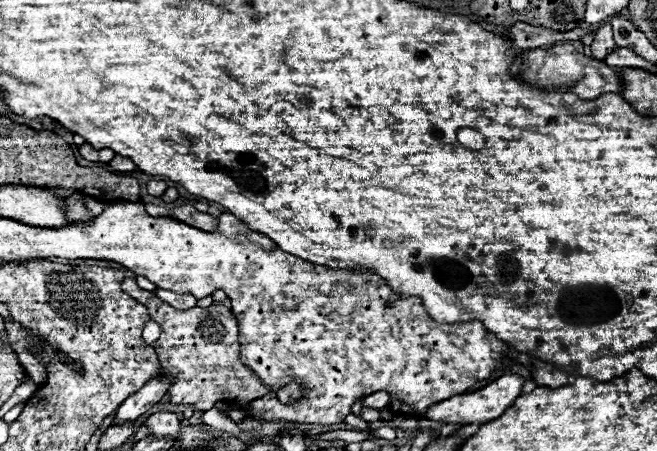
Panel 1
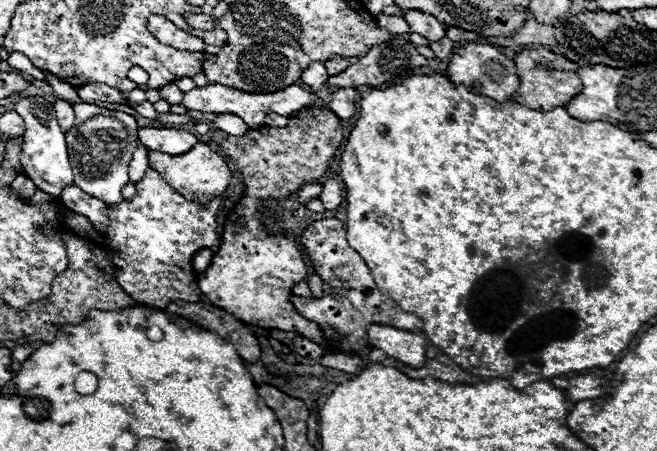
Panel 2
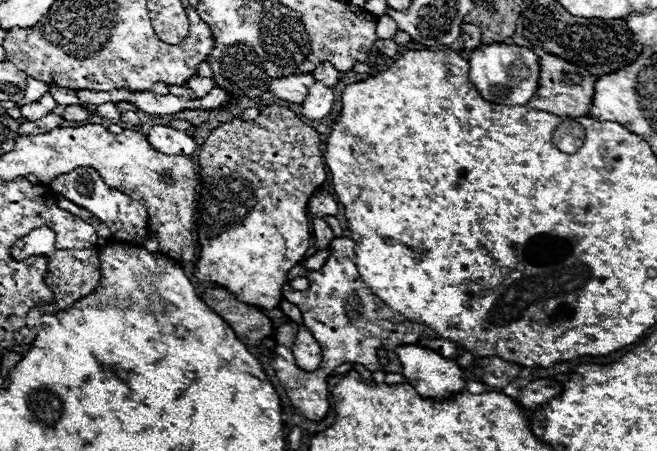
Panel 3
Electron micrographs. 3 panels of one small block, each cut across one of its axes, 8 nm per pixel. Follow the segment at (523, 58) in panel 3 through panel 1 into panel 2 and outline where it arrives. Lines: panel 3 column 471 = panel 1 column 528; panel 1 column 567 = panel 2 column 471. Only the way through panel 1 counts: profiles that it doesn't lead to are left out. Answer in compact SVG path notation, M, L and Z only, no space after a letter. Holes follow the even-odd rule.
M466 44L454 48L446 74L454 84L464 84L472 94L482 94L496 102L510 102L518 90L518 74L514 58L508 58L496 46L490 44Z

